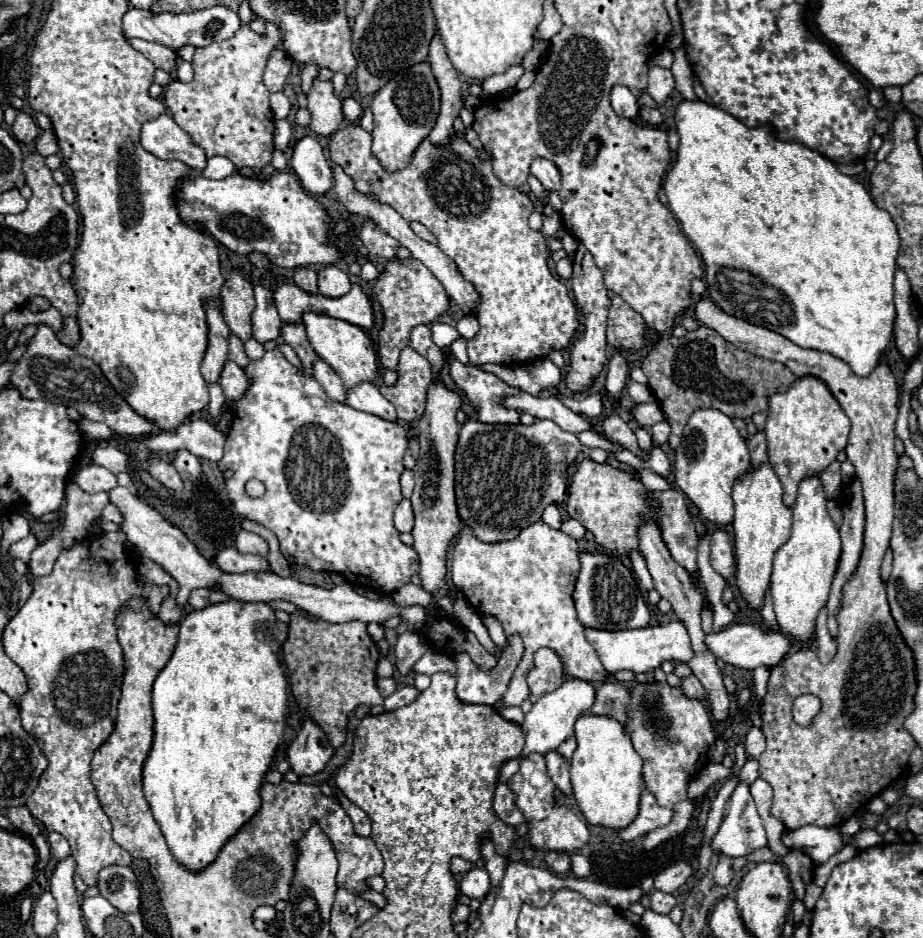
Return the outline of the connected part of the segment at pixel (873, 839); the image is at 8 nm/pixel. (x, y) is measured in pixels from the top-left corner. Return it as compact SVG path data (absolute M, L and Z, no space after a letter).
M864 829L854 837L854 845L858 849L870 849L882 843L882 835L878 835L874 829Z

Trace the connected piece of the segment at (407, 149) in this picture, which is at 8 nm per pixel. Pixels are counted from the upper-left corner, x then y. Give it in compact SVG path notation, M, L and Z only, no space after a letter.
M424 61L420 65L408 67L404 73L398 73L374 95L370 109L374 113L372 153L380 159L384 169L404 169L420 141L430 135L440 113L440 87L430 63Z

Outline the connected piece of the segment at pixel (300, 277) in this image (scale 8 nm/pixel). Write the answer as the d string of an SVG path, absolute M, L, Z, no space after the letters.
M300 267L296 269L294 273L294 283L308 291L308 293L318 293L318 283L316 283L316 271L314 269L308 269L308 267Z

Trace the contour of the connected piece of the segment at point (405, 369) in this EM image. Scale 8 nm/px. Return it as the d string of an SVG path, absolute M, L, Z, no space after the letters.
M406 347L400 353L396 373L398 381L392 387L382 383L378 389L396 407L398 419L414 421L424 413L428 387L438 381L438 377L434 375L432 365L412 347Z

